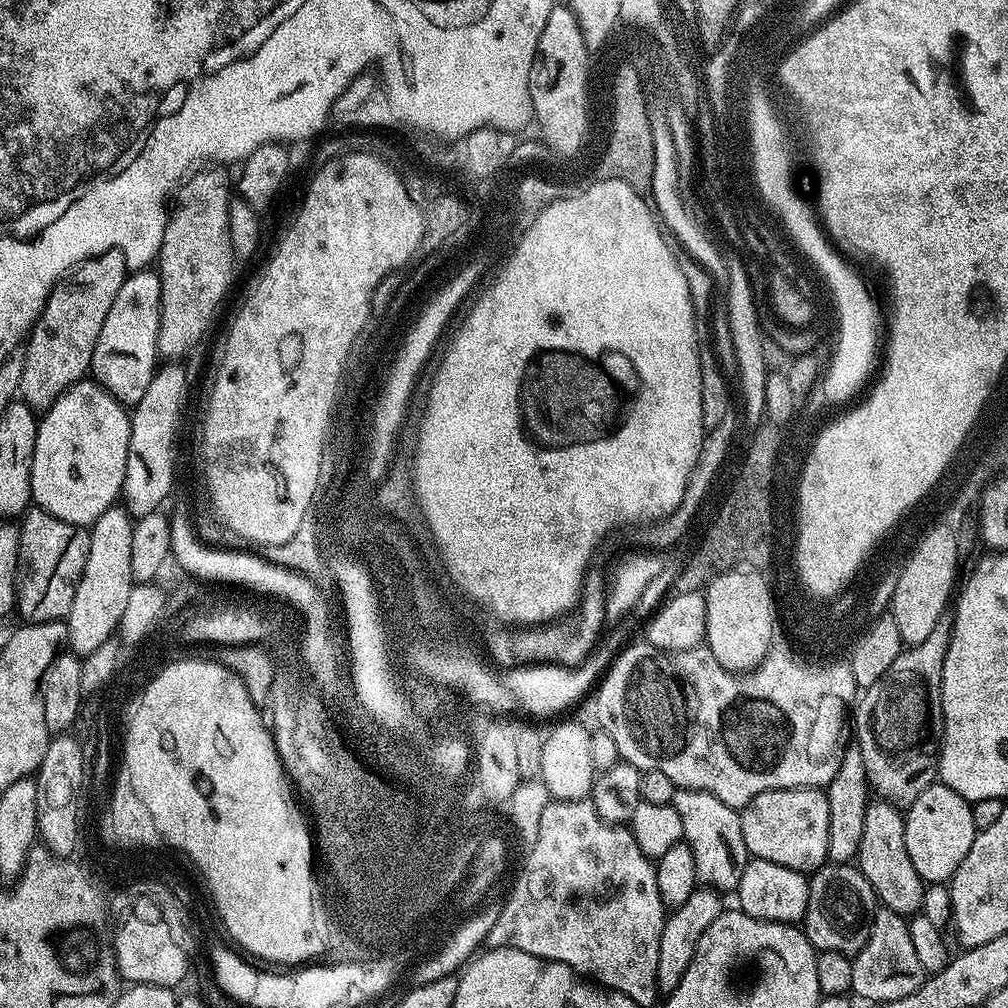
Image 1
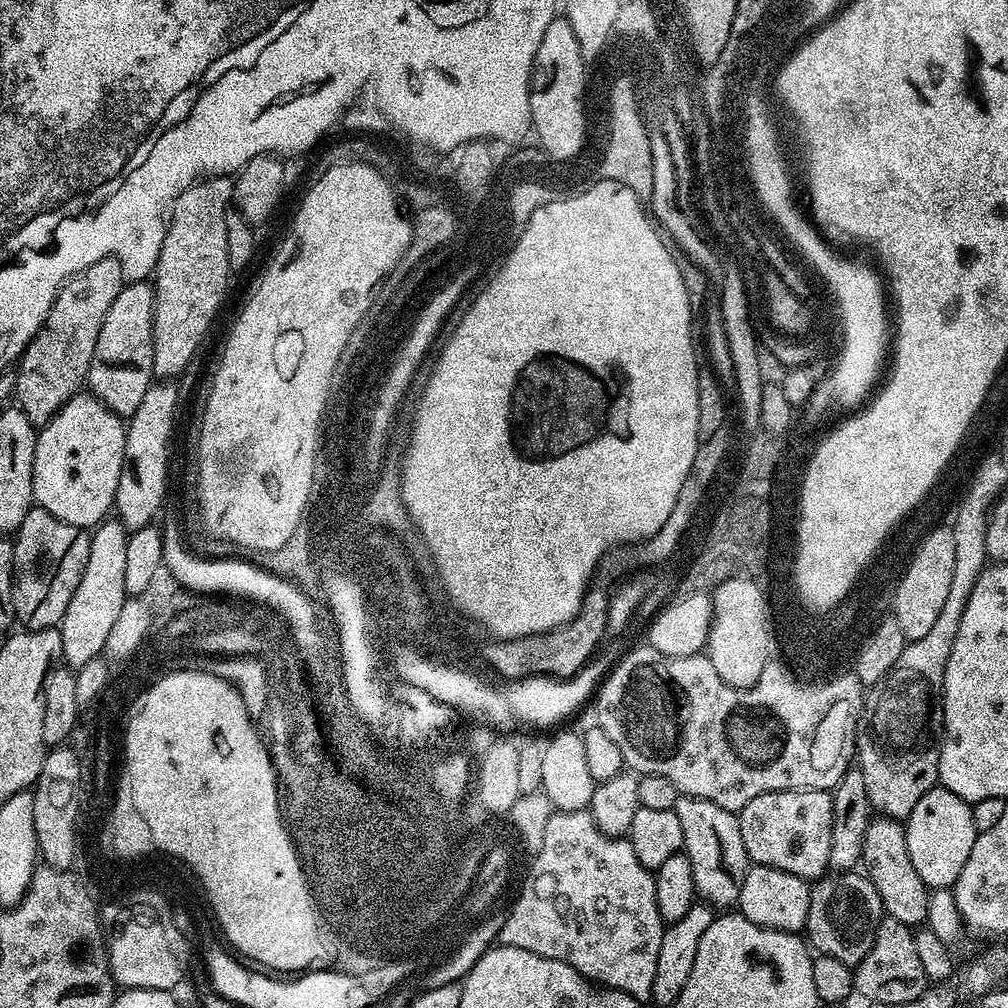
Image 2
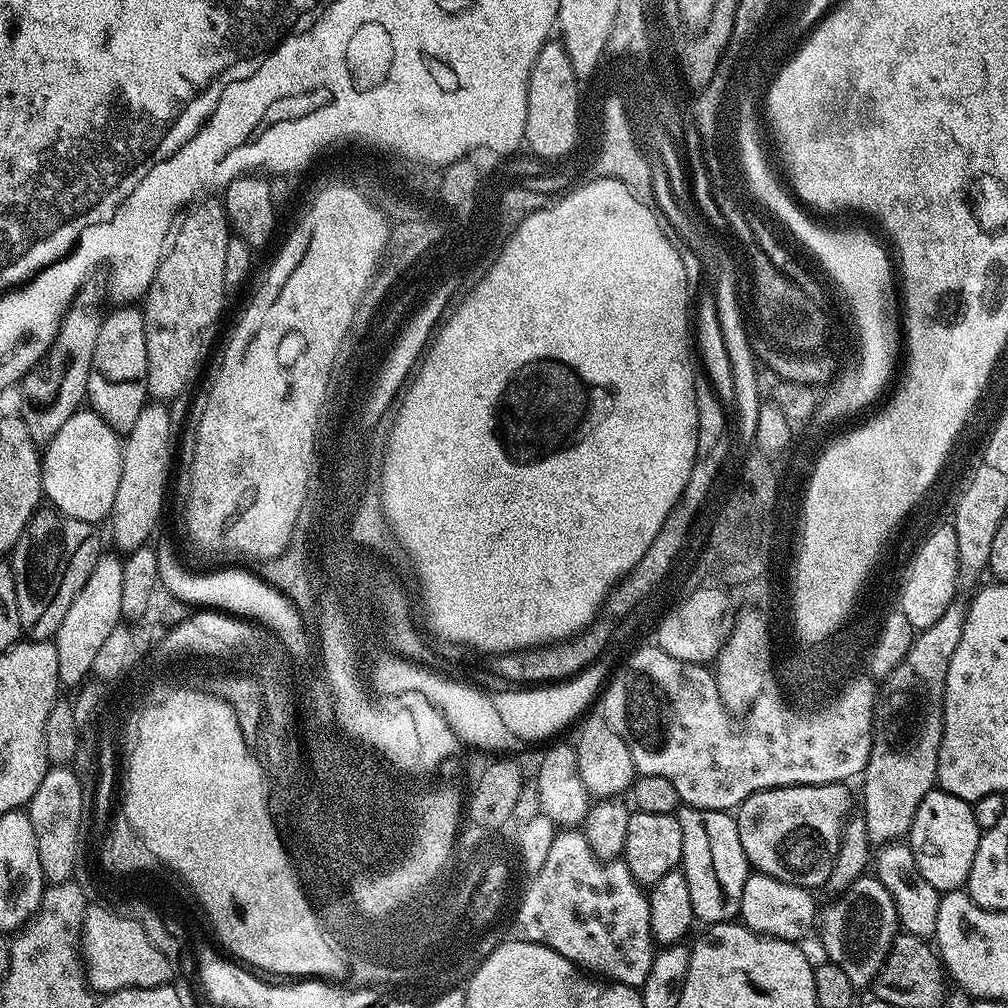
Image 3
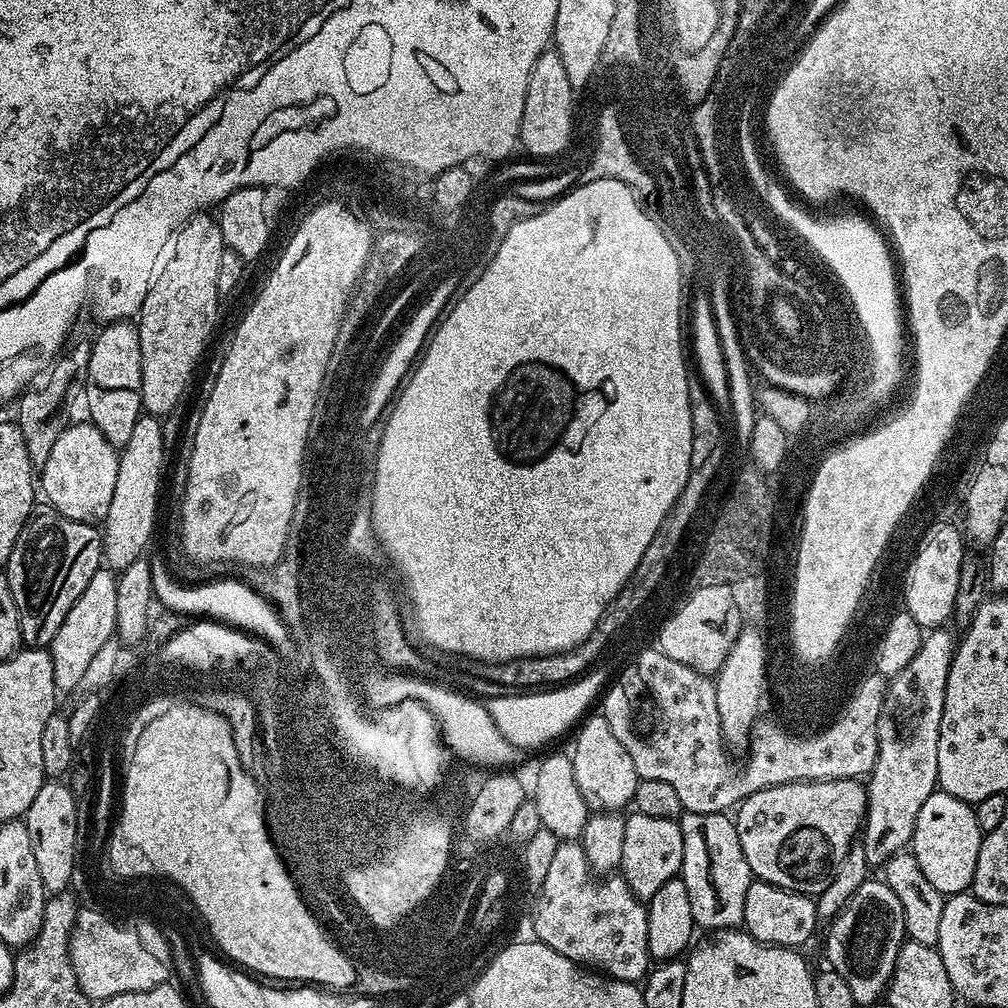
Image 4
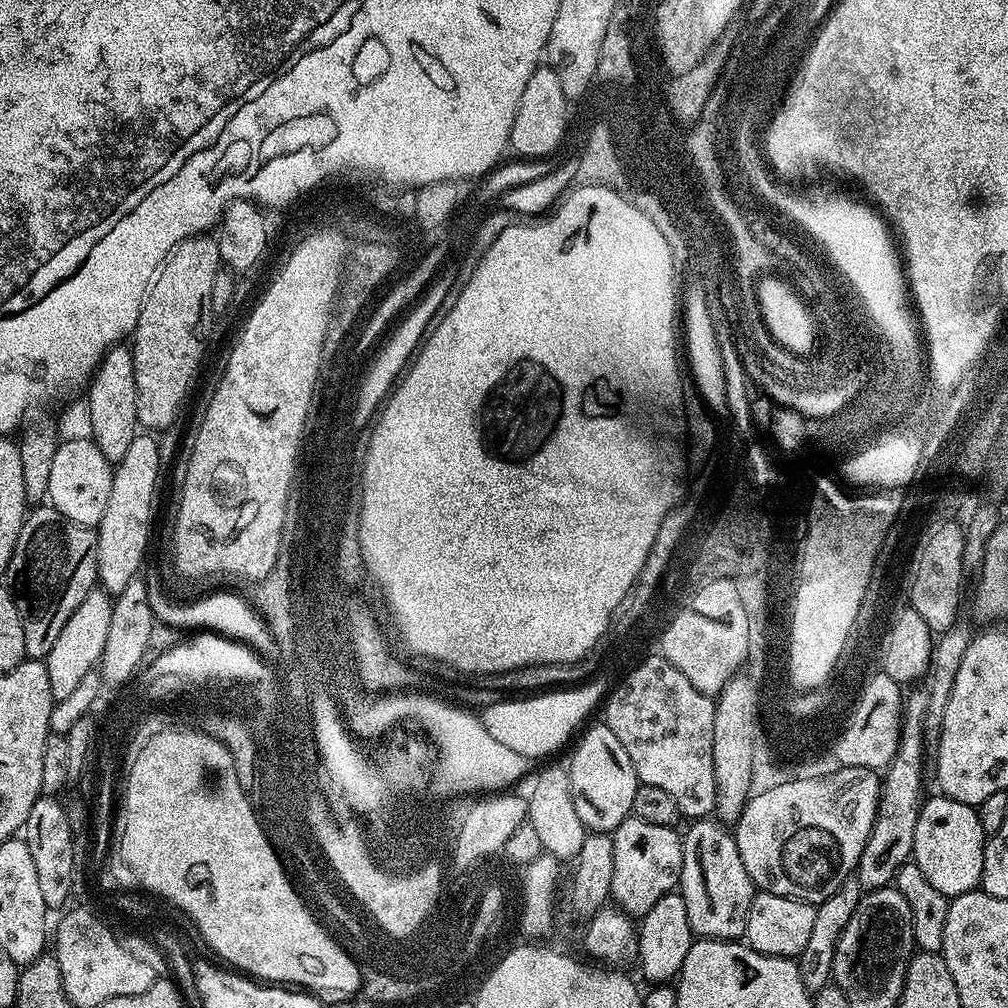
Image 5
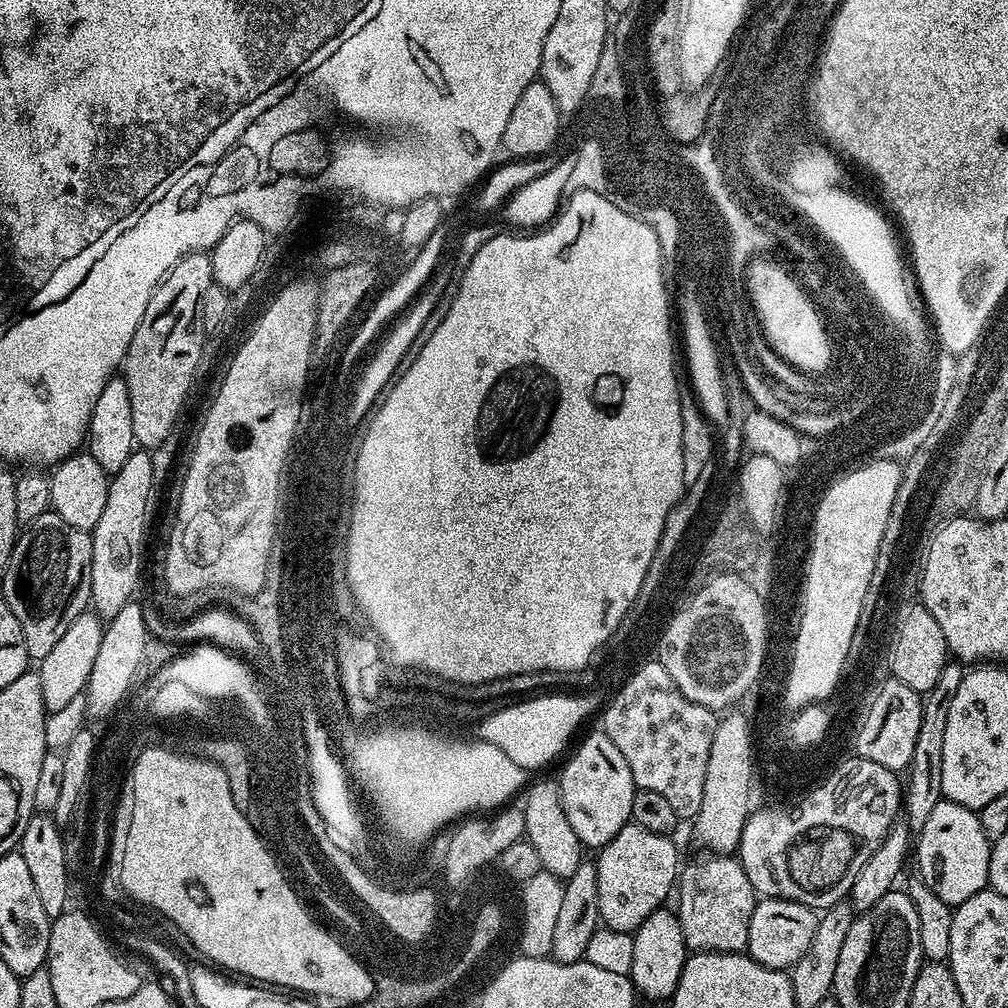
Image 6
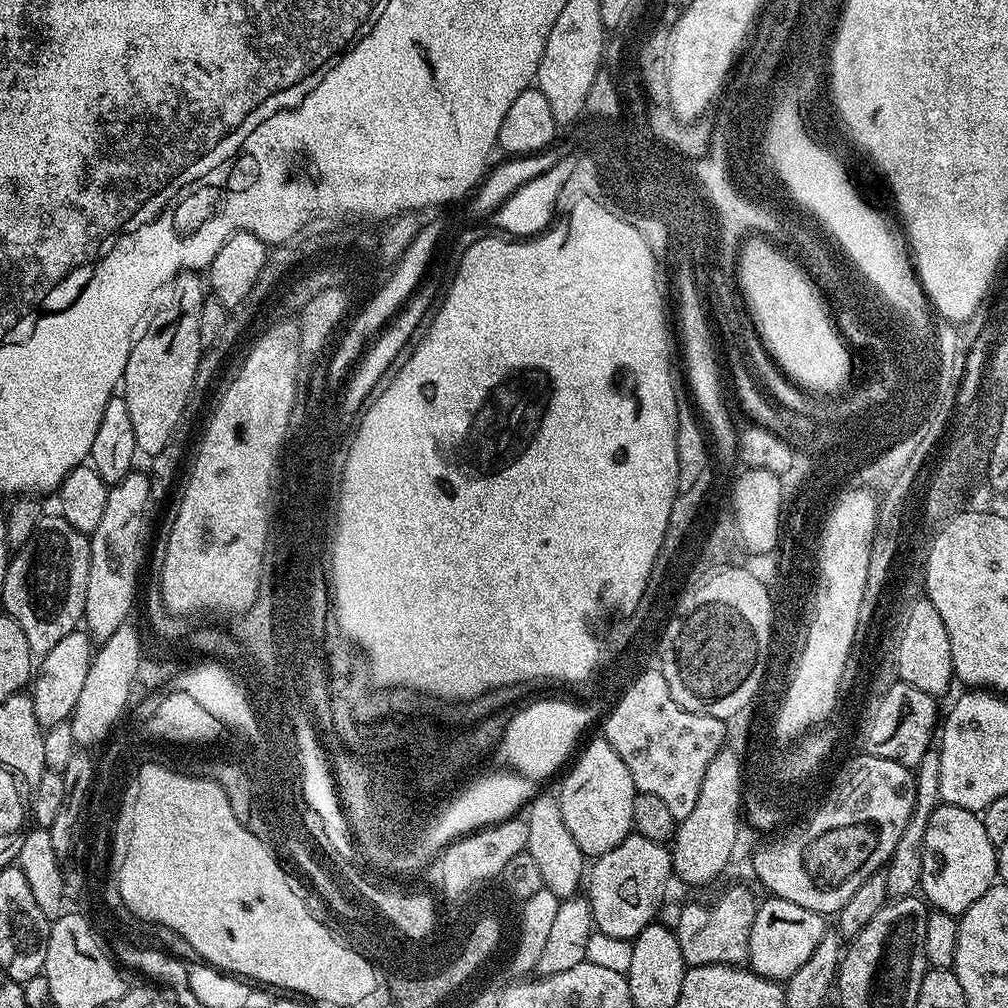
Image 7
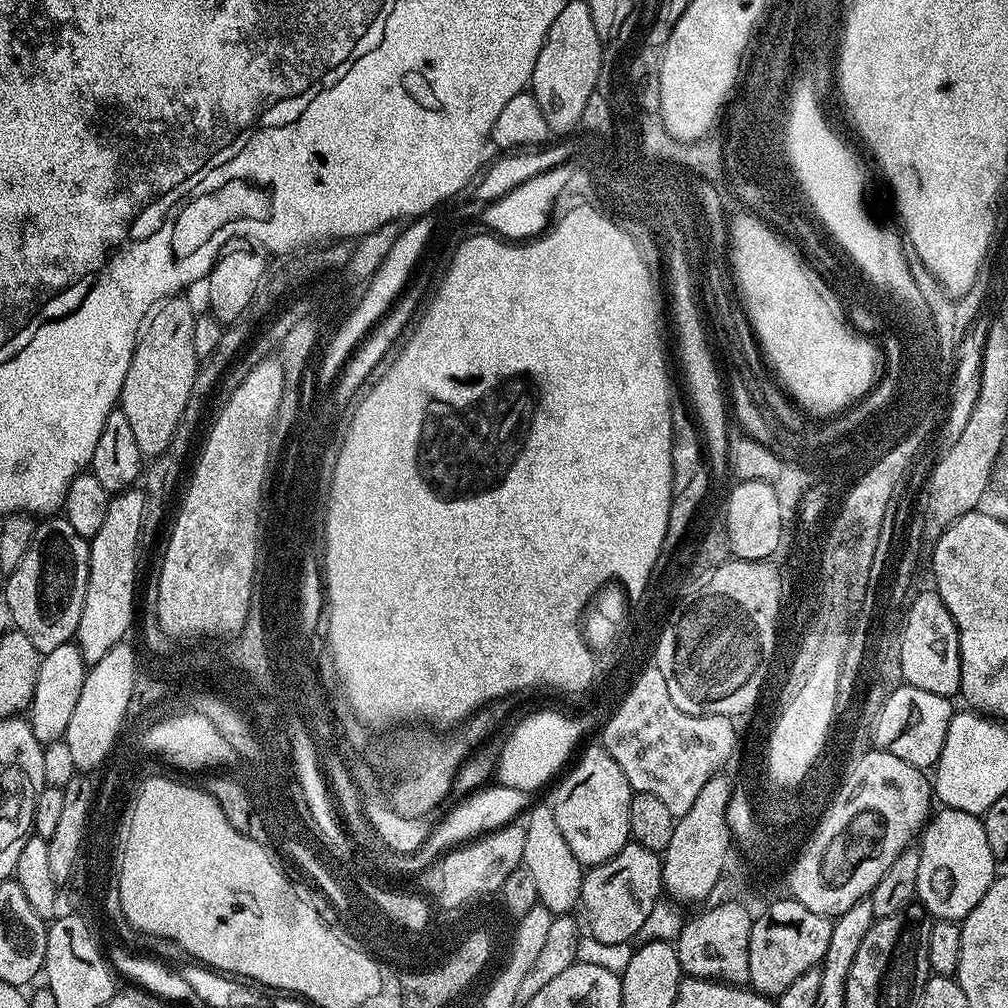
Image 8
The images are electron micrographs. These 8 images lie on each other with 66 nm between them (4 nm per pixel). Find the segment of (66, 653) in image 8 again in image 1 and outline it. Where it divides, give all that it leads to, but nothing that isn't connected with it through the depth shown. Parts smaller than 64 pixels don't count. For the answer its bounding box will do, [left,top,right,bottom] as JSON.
[66,506,134,658]

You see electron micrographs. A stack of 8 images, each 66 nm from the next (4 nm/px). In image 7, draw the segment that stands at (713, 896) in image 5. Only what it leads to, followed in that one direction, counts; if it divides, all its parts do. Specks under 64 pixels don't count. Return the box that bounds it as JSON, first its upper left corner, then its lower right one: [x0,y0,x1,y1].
[674,884,758,968]

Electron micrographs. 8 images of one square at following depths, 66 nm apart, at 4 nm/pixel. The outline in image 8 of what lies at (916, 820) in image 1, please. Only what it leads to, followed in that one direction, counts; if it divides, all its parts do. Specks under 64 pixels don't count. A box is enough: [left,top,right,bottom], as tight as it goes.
[916,807,998,921]

